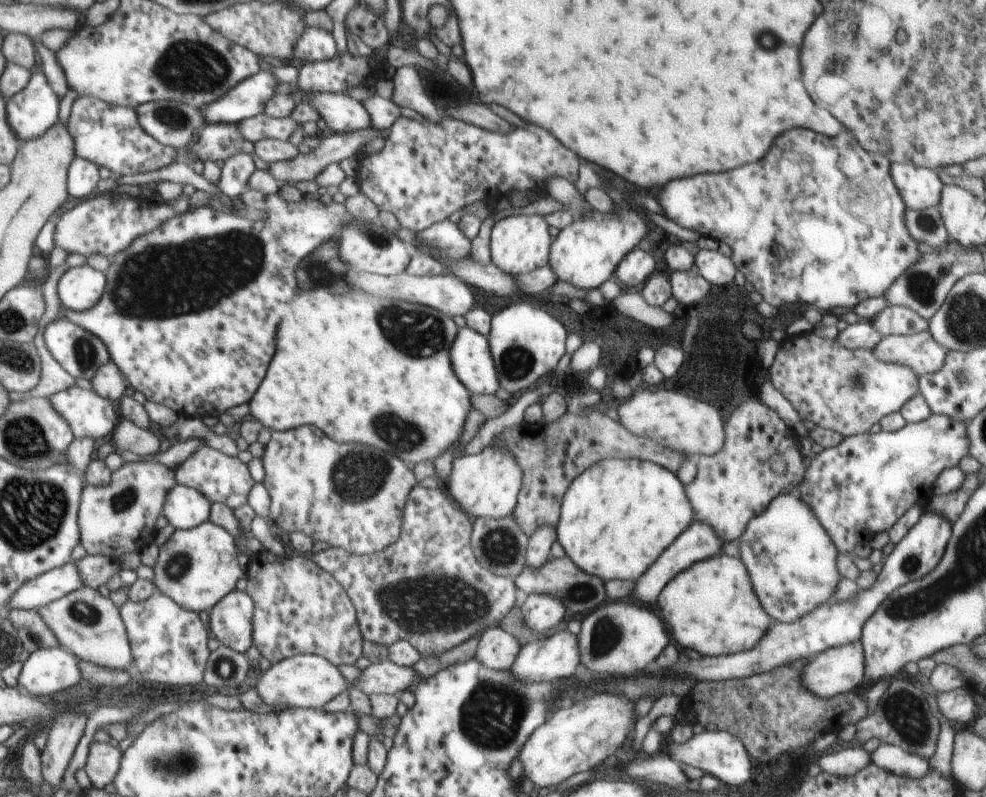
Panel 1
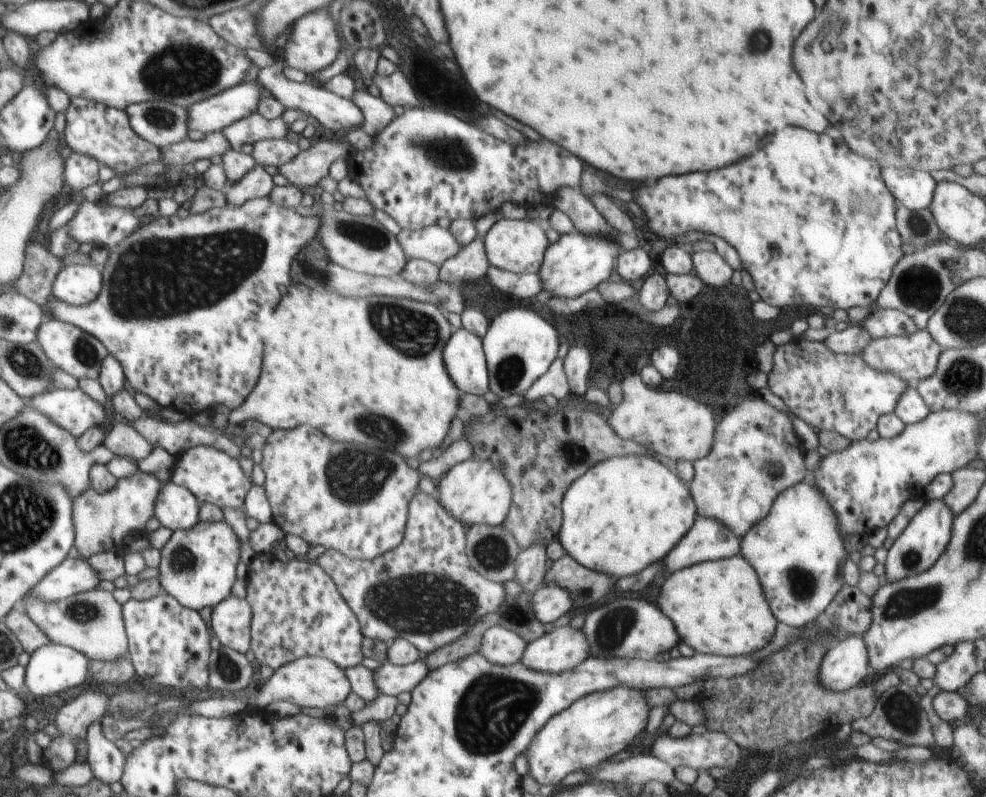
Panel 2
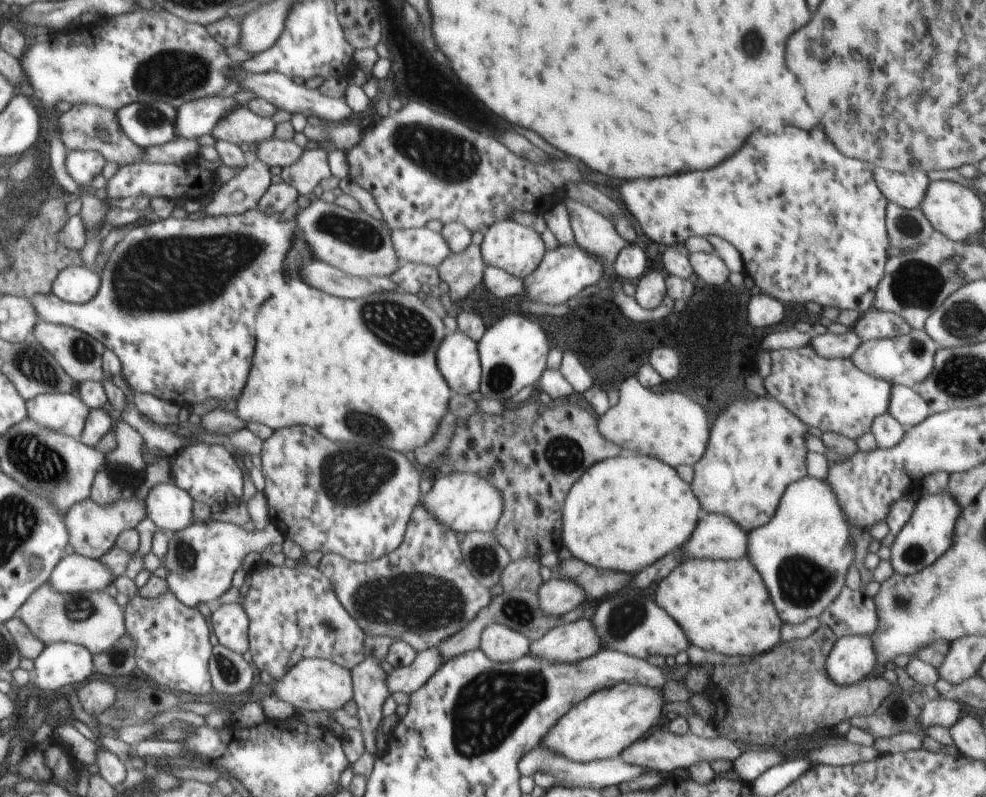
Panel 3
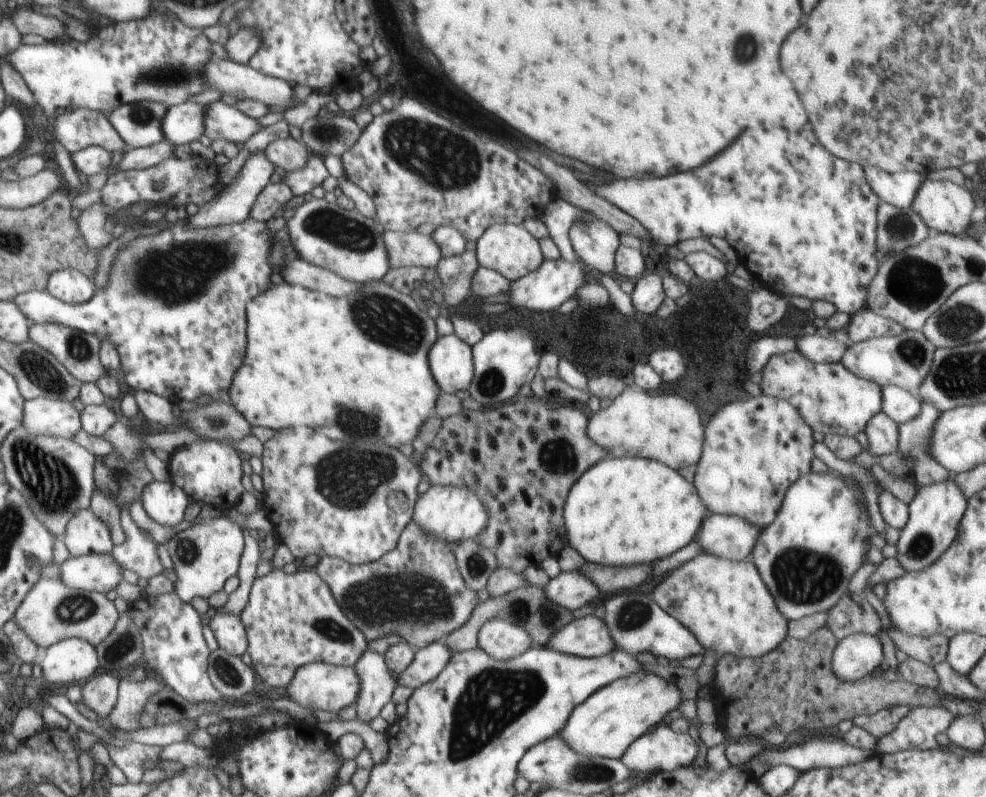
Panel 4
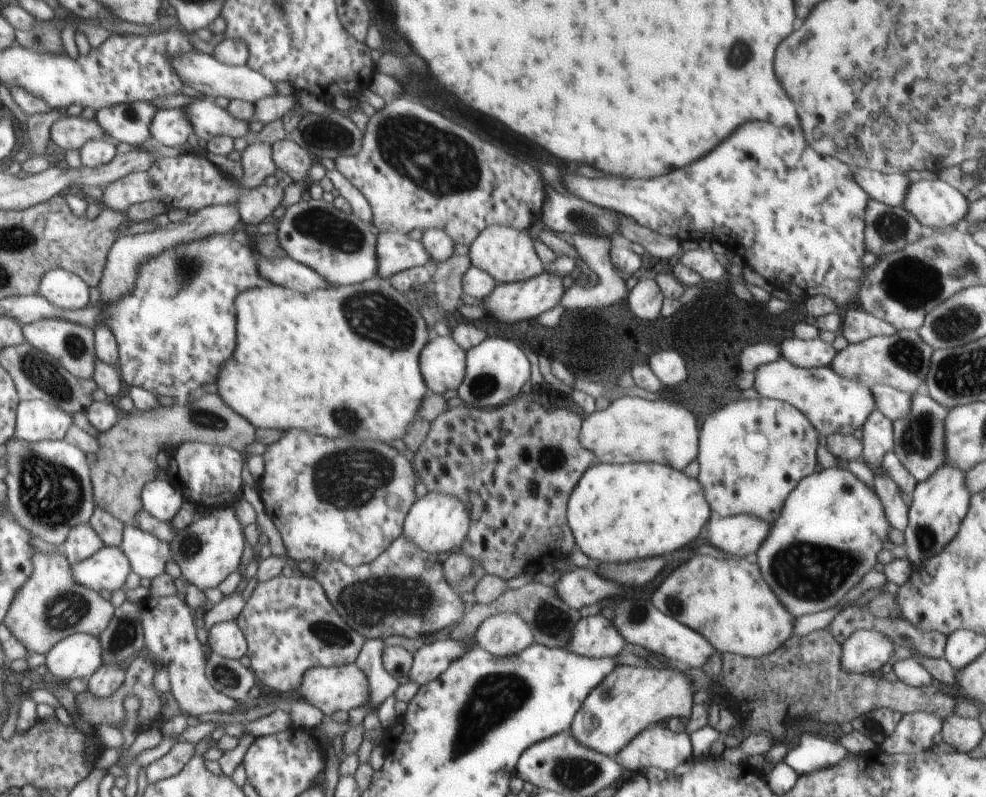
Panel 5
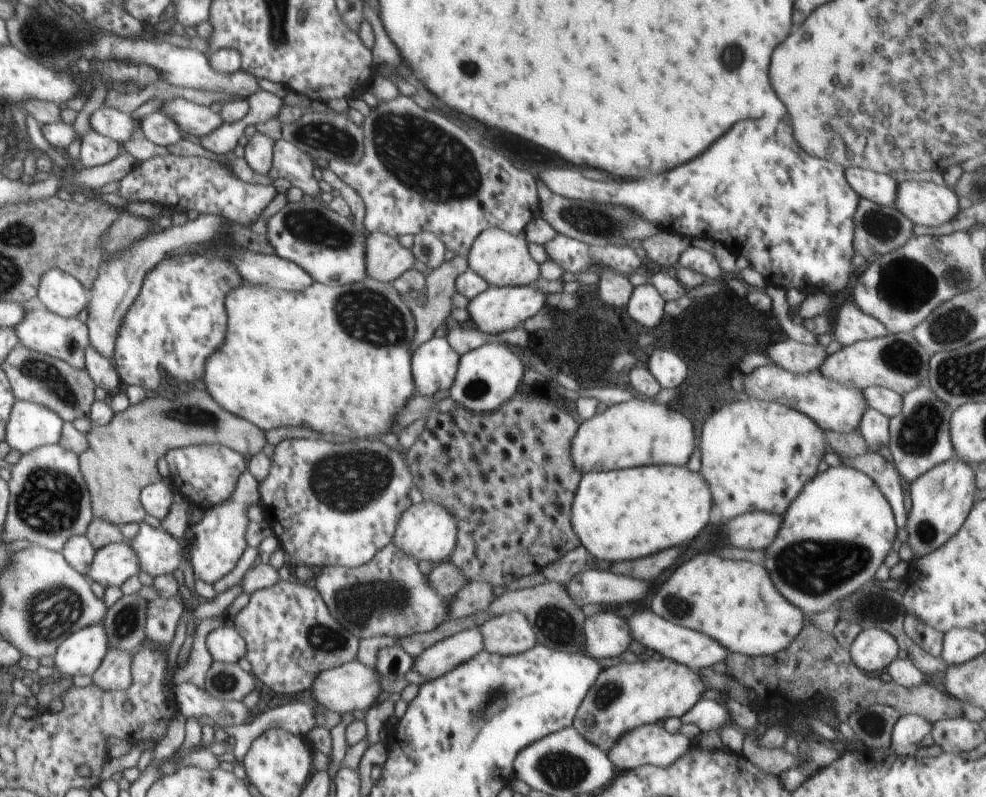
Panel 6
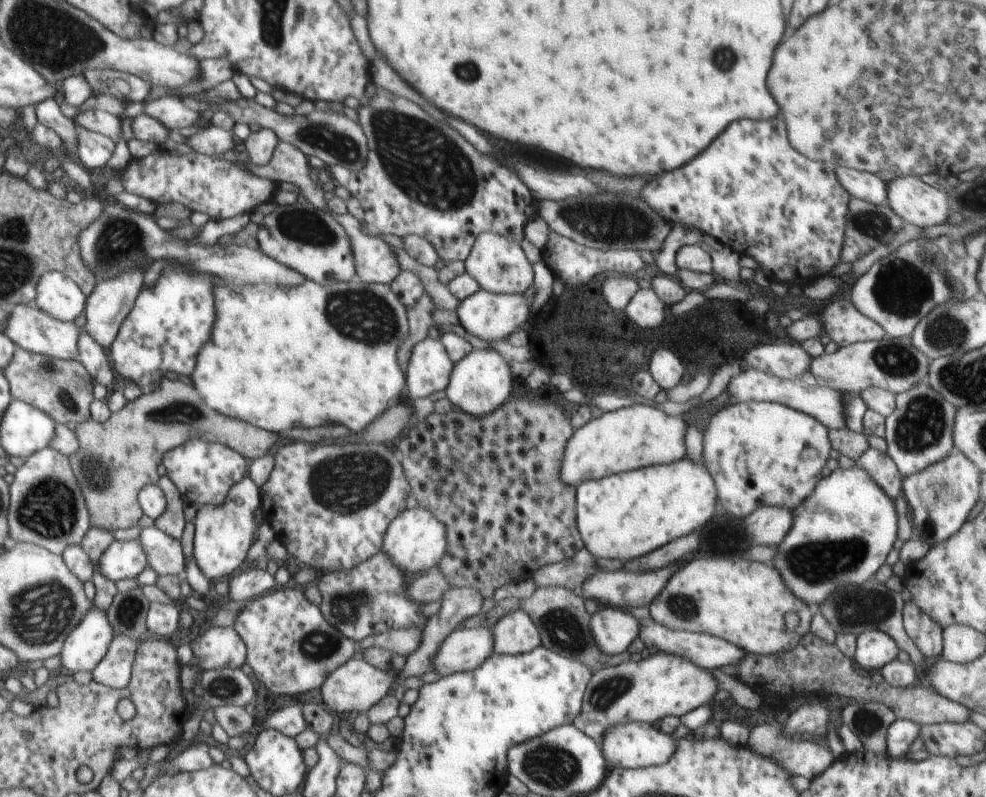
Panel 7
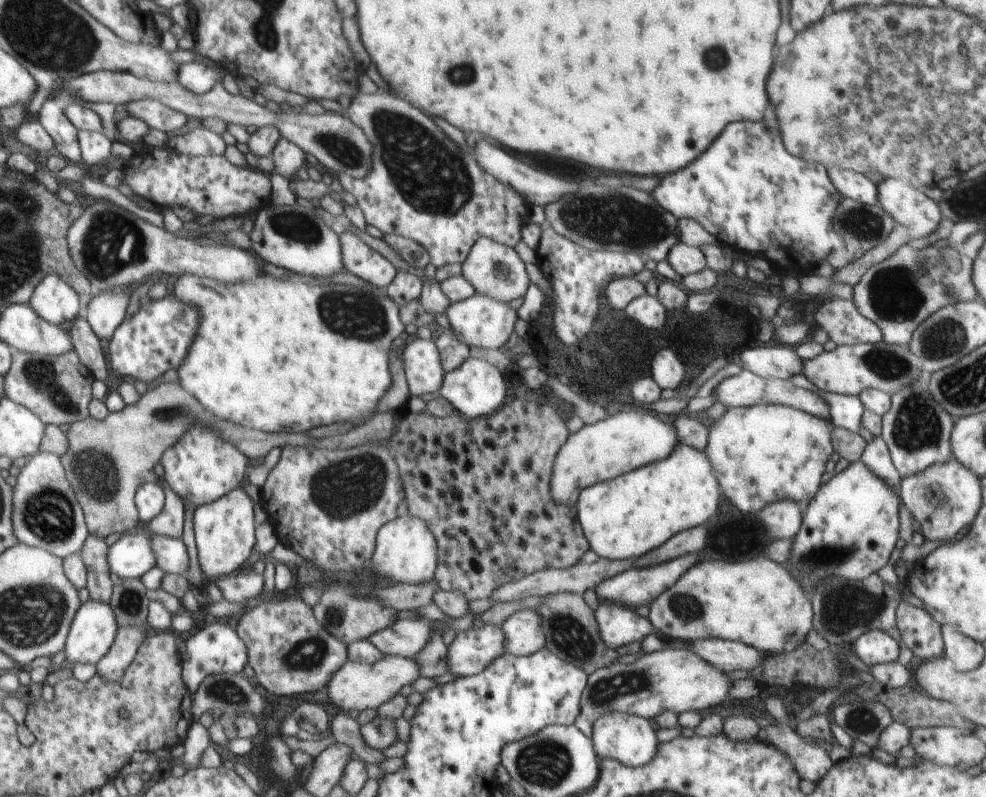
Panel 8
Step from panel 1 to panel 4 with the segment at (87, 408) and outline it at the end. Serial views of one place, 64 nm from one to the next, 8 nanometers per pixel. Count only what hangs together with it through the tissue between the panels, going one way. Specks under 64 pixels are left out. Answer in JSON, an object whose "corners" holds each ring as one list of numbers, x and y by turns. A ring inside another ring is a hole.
{"corners":[[40,397,24,402,22,426,32,436,72,439,82,427,82,421,72,402]]}

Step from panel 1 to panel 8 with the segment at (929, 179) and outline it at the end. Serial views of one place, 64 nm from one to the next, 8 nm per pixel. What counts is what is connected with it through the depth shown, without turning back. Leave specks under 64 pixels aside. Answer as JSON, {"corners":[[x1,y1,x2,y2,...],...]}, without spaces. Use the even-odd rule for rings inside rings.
{"corners":[[830,168,830,180,842,198,850,198,868,208,878,205,878,188,864,174,856,174,844,168]]}

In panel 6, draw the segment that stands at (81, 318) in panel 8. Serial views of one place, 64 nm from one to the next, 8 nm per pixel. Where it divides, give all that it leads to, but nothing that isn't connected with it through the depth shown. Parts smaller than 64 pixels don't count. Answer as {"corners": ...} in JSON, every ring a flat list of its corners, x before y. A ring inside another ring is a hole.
{"corners":[[91,343,85,352,85,363,88,374,97,381,100,388,115,394,121,388,121,378,112,362,102,356]]}

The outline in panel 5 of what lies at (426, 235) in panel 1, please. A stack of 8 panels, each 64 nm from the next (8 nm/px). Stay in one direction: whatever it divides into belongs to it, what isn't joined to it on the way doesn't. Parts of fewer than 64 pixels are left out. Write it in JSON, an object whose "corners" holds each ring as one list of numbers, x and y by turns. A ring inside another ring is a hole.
{"corners":[[382,232,376,238,378,276,392,278,398,272,429,266,432,256,420,240,412,240,401,232]]}

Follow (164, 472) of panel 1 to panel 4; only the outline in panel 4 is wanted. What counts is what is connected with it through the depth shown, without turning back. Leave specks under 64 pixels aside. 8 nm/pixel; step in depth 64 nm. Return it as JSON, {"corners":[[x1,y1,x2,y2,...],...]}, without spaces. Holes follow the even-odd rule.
{"corners":[[91,508,80,510,70,518,63,541,74,557,110,553,114,545,110,528]]}

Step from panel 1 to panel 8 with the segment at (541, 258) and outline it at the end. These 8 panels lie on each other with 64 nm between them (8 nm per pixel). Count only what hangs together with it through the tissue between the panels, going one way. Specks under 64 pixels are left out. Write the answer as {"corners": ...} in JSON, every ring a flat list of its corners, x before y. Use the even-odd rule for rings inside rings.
{"corners":[[485,236,476,240,461,267,462,276,472,284,475,293,500,300,500,302,510,302,524,297,530,286,526,263,522,262,522,258,518,256,514,247,498,244]]}

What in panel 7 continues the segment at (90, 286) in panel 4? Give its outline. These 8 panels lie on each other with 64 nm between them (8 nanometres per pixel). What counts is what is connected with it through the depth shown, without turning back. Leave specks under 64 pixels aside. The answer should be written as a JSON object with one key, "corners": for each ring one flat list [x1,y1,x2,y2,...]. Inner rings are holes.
{"corners":[[52,271,41,276,33,302,42,312,53,316,54,320,72,322,85,312,87,301,81,287,70,280,69,276]]}

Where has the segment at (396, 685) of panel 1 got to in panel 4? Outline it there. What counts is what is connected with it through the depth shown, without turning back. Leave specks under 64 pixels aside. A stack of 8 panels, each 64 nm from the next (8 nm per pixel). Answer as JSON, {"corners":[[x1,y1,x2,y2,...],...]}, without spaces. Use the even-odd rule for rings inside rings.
{"corners":[[445,640,432,642,425,648,416,650,412,665,398,676,396,684,406,688,418,688,436,678,448,665,454,652,450,652]]}

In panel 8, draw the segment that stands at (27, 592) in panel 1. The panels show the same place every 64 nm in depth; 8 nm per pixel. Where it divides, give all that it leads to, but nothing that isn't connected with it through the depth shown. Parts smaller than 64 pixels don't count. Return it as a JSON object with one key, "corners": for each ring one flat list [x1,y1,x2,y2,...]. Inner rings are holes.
{"corners":[[148,528,134,529,122,535,108,549,105,562,109,572,122,578,136,578,156,567]]}

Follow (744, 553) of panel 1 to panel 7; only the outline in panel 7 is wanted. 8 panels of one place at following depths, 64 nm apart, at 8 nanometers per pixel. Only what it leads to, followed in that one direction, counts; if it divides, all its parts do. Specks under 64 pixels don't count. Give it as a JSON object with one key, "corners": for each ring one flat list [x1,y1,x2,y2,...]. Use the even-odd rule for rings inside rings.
{"corners":[[860,466,837,468,829,476,822,477,816,484,814,492,793,510,792,528,784,536,784,540,777,544,776,556,770,565,778,570,784,586,814,610,820,604,824,604,824,601,831,600,832,594,838,588,850,584,860,585,870,580,878,572,878,568,886,562,886,556,894,548,898,530,894,501]]}

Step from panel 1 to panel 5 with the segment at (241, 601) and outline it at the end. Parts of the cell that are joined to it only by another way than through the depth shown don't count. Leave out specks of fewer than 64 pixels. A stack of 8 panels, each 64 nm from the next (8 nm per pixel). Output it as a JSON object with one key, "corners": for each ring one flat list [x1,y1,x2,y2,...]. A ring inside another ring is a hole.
{"corners":[[226,621,215,624,210,628,208,635,208,646,212,652,230,658,230,660,240,660,247,652,247,640,240,632,238,623]]}

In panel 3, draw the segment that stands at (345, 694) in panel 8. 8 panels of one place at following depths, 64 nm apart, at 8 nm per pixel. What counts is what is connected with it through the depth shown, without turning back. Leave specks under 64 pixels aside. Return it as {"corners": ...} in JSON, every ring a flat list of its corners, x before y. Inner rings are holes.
{"corners":[[322,658,300,660,279,679,272,680,271,685,271,696,288,702,297,709,309,711,337,711,353,698,350,670]]}

